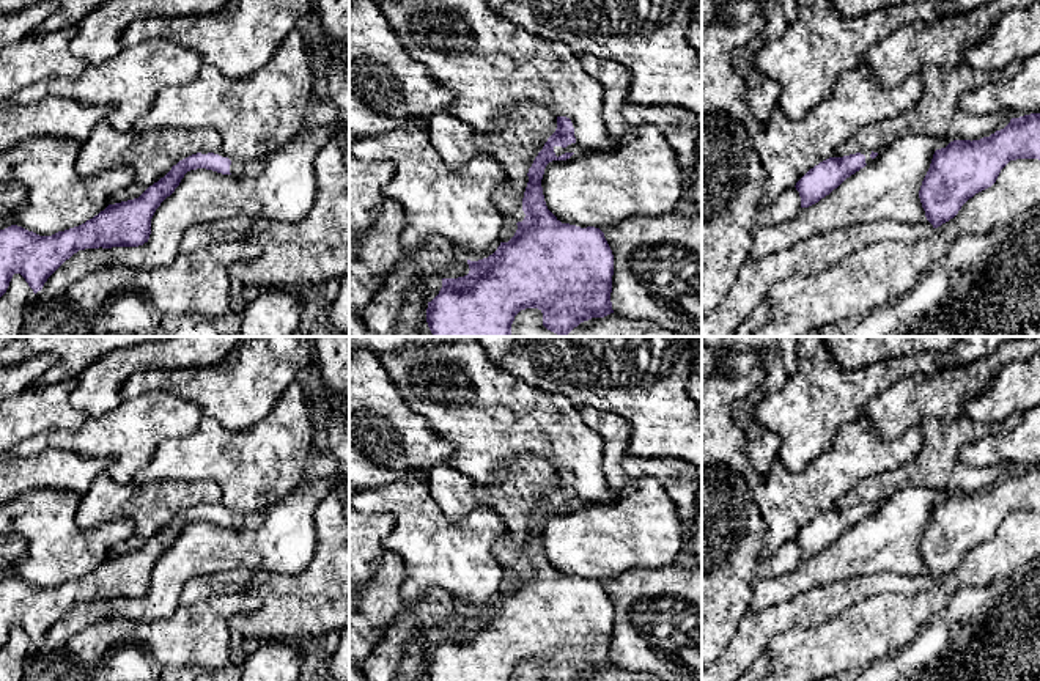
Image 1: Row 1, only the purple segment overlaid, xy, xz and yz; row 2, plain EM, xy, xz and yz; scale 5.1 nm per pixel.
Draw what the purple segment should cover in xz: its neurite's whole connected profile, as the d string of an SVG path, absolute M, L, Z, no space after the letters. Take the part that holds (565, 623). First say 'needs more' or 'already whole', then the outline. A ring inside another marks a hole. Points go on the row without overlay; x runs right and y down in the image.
needs more | M557 469L557 481L529 521L522 550L522 574L508 594L500 594L488 610L470 613L469 626L442 631L439 646L428 654L430 681L511 681L514 668L526 661L543 665L546 681L574 681L592 670L604 670L612 662L614 607L599 580L562 576L546 558L541 532L552 513L566 513L579 505L570 470Z

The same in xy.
needs more | M201 503L173 517L138 550L109 557L79 579L52 588L39 588L17 577L0 582L0 650L14 626L20 626L36 646L47 631L79 602L138 599L148 594L156 561L190 522L206 521L222 527L256 528L263 519L263 511L241 516L231 514L222 503Z

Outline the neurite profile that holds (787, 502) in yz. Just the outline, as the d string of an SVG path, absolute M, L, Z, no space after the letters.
M859 418L842 426L831 447L812 459L799 473L788 472L779 459L774 459L768 473L752 481L752 495L766 525L762 557L771 557L782 544L795 539L810 521L832 510L835 500L862 480L913 461L920 448L920 425L914 425L902 437L883 440L870 421Z

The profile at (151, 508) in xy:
M154 481L140 484L123 503L121 517L134 522L132 535L115 544L109 557L138 550L149 538L164 530L179 513L206 503L222 502L216 481Z

